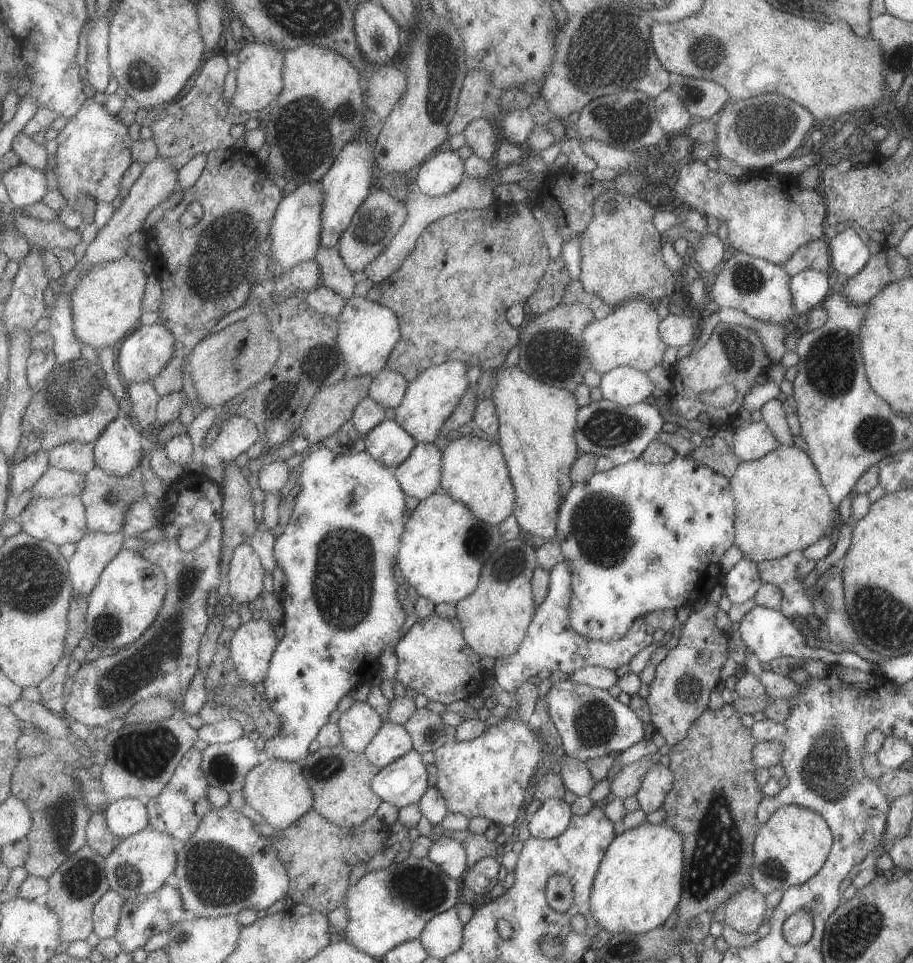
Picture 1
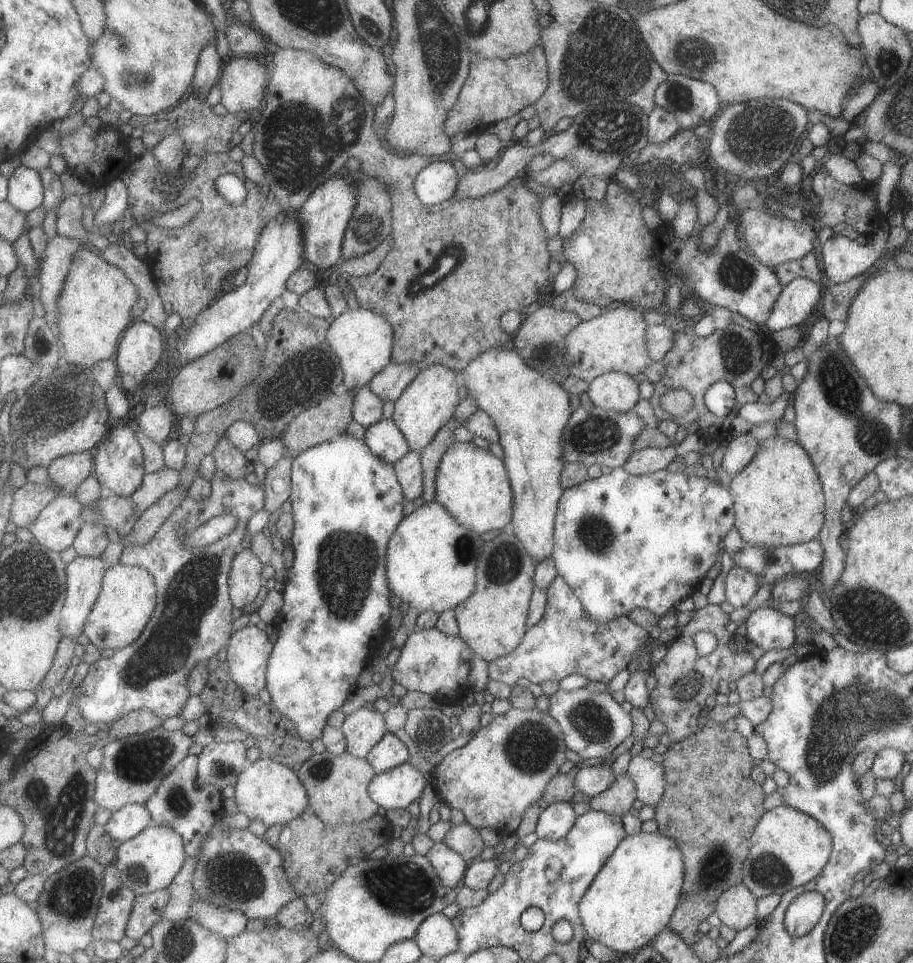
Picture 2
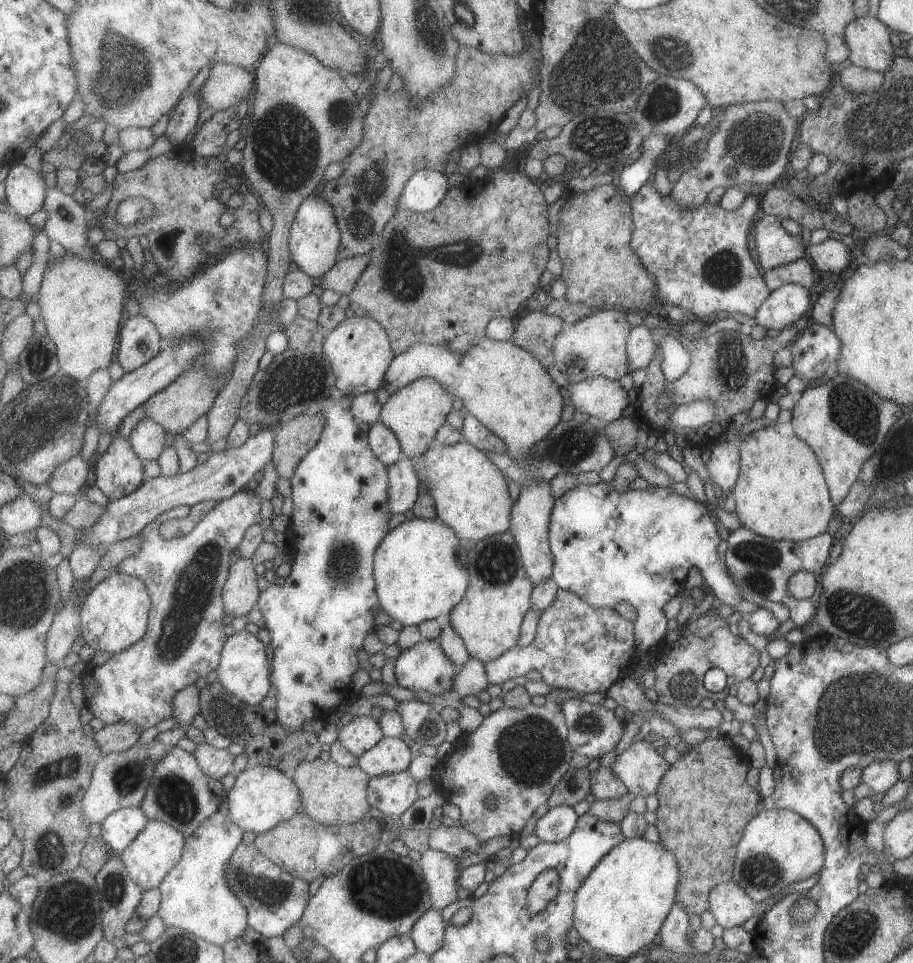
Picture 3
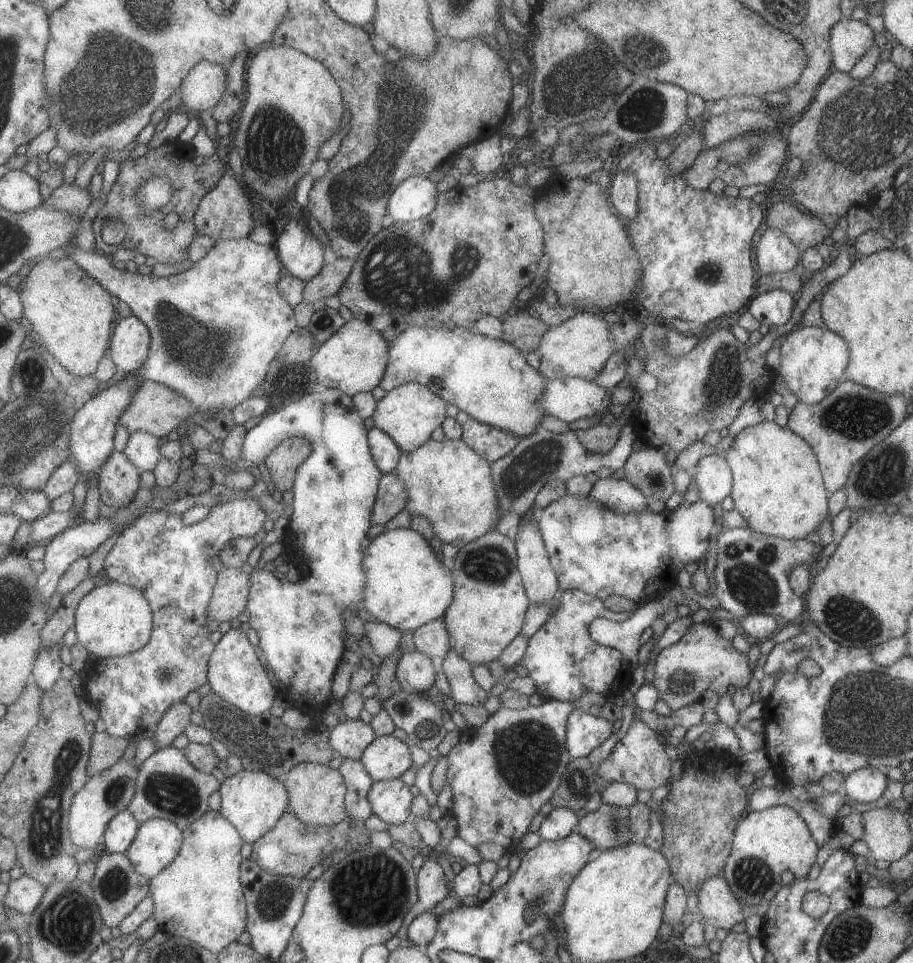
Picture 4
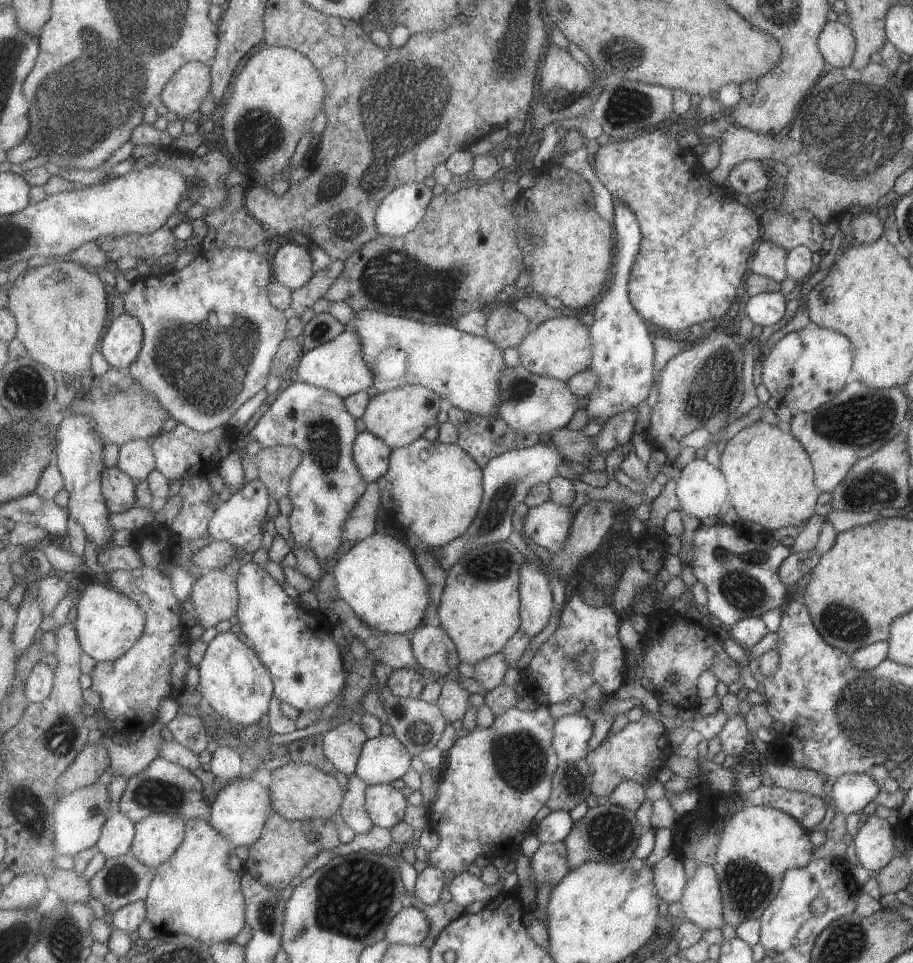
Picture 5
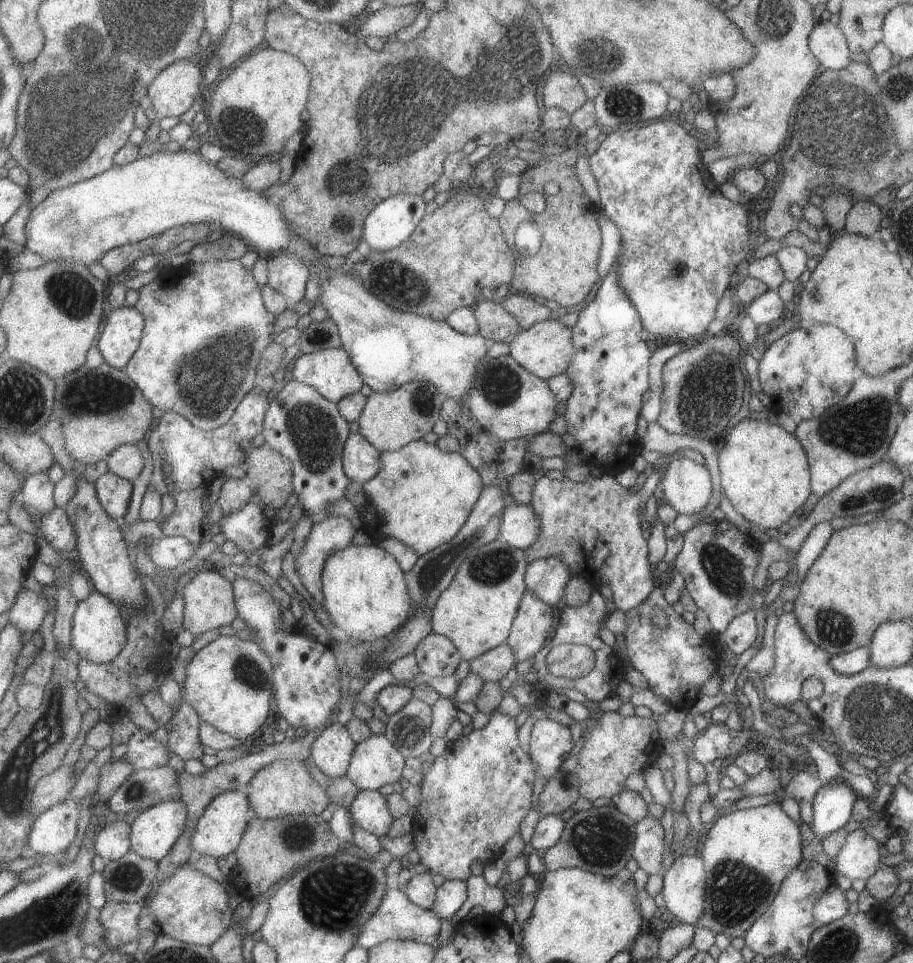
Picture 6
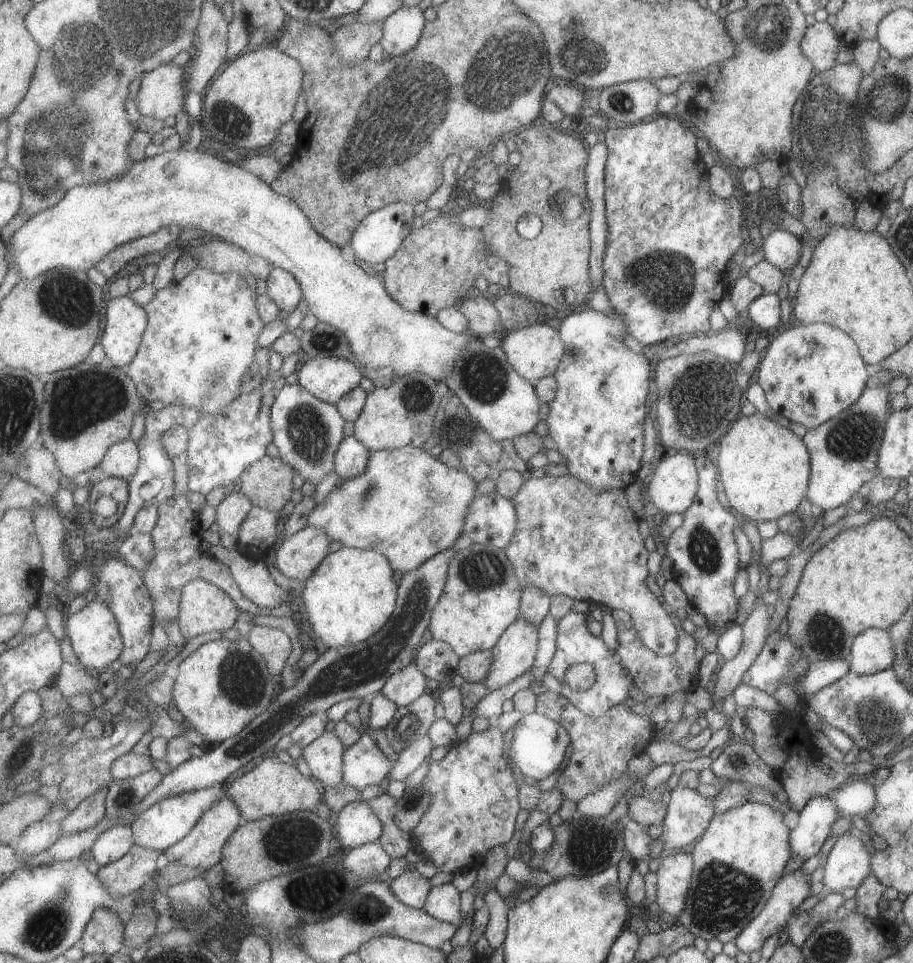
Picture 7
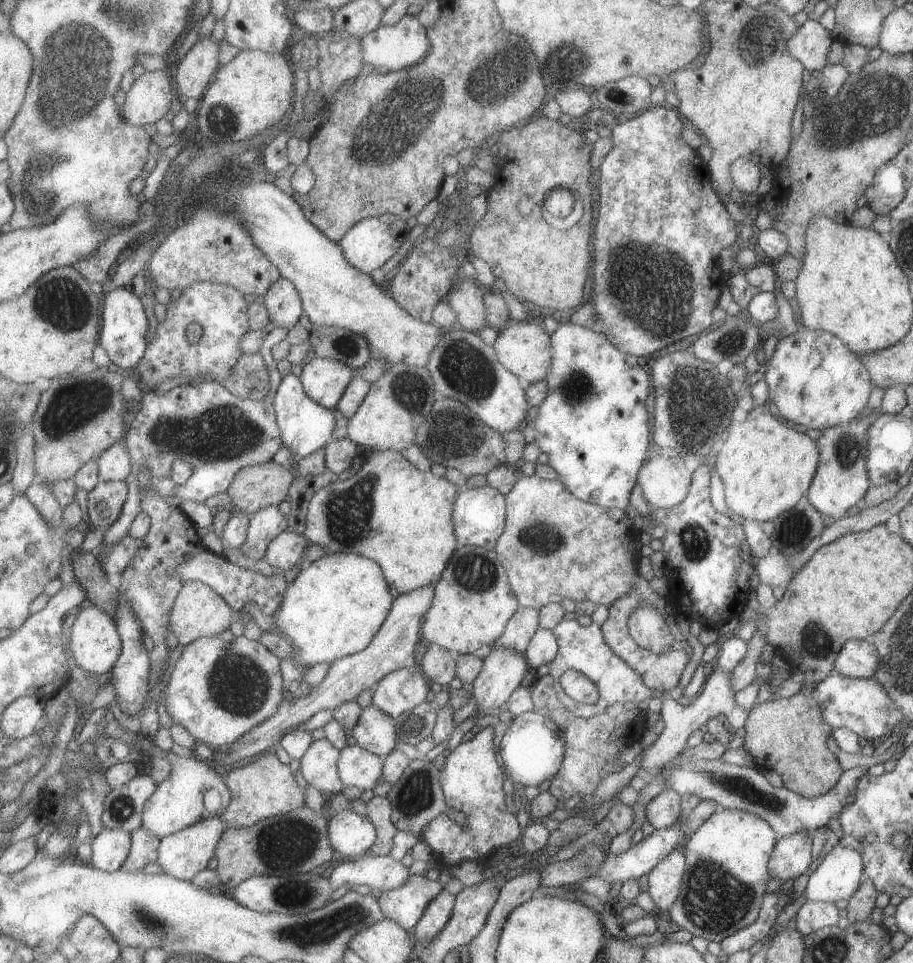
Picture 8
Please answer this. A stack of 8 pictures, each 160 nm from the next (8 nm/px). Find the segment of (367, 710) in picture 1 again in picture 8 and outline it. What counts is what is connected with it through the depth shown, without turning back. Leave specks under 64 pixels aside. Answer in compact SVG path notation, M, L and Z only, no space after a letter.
M322 738L311 745L301 760L300 770L303 777L327 800L344 790L338 767L341 751L329 739Z

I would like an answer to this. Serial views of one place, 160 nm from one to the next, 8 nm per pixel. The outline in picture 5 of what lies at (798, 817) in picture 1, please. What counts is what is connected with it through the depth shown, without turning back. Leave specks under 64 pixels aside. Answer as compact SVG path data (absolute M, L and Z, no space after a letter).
M747 805L727 816L711 864L718 878L724 923L735 928L743 920L758 919L779 892L785 872L807 866L811 853L809 832L783 811Z

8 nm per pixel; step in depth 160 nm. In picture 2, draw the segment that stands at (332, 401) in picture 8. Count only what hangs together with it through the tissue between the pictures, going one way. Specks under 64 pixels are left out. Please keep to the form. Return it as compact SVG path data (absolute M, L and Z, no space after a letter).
M358 306L333 319L328 330L329 344L335 349L344 368L344 384L349 390L363 388L392 362L394 326L378 312Z

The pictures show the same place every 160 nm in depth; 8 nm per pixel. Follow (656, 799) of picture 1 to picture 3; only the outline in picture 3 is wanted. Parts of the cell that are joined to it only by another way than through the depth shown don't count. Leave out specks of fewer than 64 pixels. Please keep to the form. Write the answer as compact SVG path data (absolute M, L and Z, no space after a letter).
M637 741L616 756L611 764L615 776L635 797L655 795L667 762L651 743Z

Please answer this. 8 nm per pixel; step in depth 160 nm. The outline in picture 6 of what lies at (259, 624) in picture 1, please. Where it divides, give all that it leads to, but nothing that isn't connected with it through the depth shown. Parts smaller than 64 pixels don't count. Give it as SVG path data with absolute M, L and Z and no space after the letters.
M220 636L196 652L187 666L184 700L187 700L203 722L211 724L221 732L243 743L253 738L253 734L267 722L271 714L271 700L274 697L275 680L271 658L254 641L245 641L236 636Z

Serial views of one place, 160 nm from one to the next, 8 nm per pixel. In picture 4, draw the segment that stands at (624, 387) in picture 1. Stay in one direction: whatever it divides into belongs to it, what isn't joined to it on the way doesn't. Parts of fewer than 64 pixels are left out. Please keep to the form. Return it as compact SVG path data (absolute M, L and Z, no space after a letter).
M567 377L548 380L540 405L547 415L556 416L567 423L575 422L577 418L597 418L599 423L608 425L614 421L616 412L610 403L610 395L606 388L599 386L595 381L581 377Z

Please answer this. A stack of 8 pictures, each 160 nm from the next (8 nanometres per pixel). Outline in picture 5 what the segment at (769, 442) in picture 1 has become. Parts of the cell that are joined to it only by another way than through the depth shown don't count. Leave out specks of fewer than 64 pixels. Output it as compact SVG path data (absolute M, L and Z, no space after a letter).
M712 458L693 459L682 467L676 482L676 496L679 502L680 510L685 514L695 516L701 521L705 516L718 517L728 505L728 488L725 477L717 467L717 462Z

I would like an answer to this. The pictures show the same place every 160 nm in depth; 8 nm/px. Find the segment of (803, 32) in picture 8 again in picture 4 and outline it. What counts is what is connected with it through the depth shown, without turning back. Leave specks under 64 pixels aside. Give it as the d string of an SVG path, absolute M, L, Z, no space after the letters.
M837 21L829 31L831 69L848 73L873 43L873 31L864 21Z

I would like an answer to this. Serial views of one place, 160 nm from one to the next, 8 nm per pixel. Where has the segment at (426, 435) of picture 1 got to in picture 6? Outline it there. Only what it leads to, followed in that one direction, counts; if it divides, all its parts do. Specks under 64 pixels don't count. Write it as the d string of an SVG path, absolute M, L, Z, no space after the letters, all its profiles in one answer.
M421 380L401 386L394 392L374 392L367 400L361 419L360 434L381 453L402 450L407 444L423 440L442 418L445 395L431 382Z

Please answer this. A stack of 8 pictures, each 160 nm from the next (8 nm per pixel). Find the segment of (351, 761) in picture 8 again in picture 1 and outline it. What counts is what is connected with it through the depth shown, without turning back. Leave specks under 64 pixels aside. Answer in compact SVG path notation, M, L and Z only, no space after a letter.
M386 720L376 738L366 748L368 759L378 767L388 767L414 749L412 733L405 725Z

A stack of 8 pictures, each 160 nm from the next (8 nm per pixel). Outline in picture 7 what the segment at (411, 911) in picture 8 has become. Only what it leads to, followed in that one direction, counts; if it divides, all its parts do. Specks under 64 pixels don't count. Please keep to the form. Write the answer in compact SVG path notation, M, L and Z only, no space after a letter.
M406 871L390 881L397 898L406 905L423 909L432 891L431 882L421 872Z

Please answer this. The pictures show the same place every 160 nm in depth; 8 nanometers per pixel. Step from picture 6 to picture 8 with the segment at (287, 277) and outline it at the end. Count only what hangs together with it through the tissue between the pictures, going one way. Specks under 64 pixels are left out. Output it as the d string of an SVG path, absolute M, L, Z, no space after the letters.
M281 277L272 284L264 296L264 303L269 309L272 322L277 327L291 329L305 314L304 302L293 281Z

